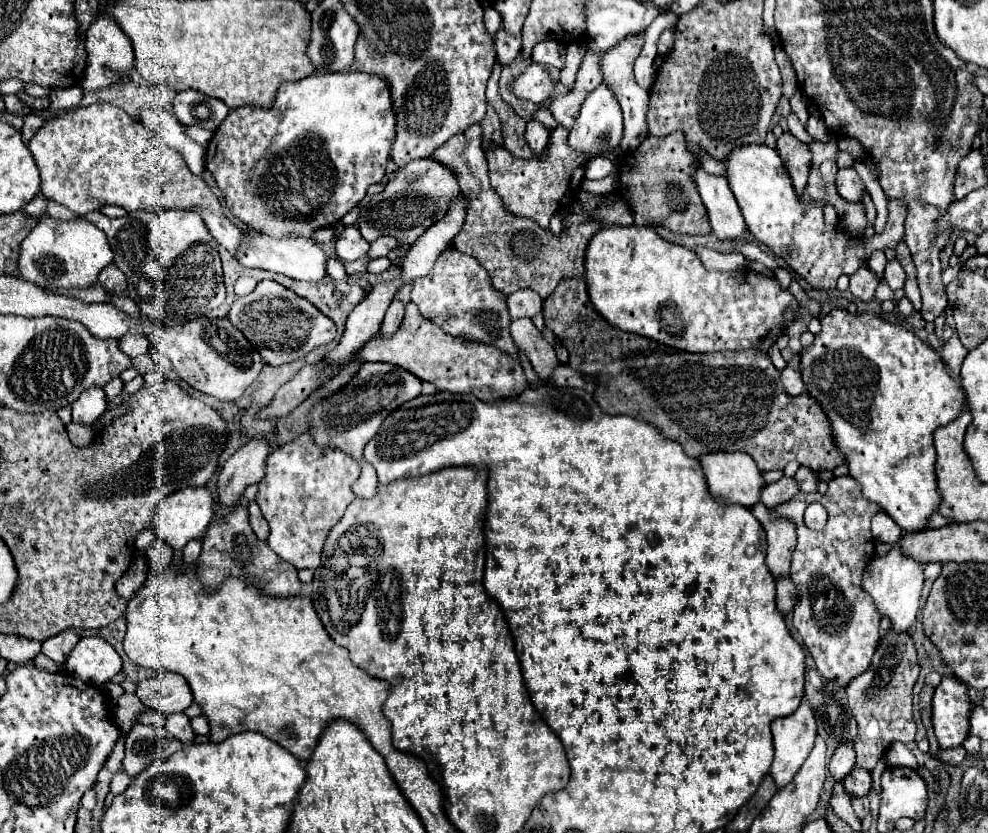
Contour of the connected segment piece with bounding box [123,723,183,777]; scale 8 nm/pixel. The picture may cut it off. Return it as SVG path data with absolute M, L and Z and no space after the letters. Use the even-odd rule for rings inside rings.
M137 723L125 741L123 769L129 777L135 777L149 763L157 759L165 759L179 749L183 749L181 741L171 737L165 727Z

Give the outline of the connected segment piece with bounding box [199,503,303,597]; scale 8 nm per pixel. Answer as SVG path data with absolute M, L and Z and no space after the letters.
M235 505L229 513L215 515L213 523L203 535L203 551L199 557L199 577L205 589L215 589L223 583L227 575L247 577L257 581L257 585L269 595L295 595L303 593L303 585L297 579L297 569L283 561L275 551L269 549L265 541L259 541L249 527L249 511L245 505Z

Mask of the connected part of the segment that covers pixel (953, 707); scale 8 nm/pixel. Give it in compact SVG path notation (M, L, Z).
M943 677L933 695L933 731L941 749L957 747L967 739L971 707L967 685L953 677Z

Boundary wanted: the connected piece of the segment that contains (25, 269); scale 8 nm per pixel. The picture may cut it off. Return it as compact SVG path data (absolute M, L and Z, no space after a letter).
M43 215L21 243L19 271L23 279L47 289L87 289L95 285L103 267L113 263L113 251L105 235L85 219L59 221Z

